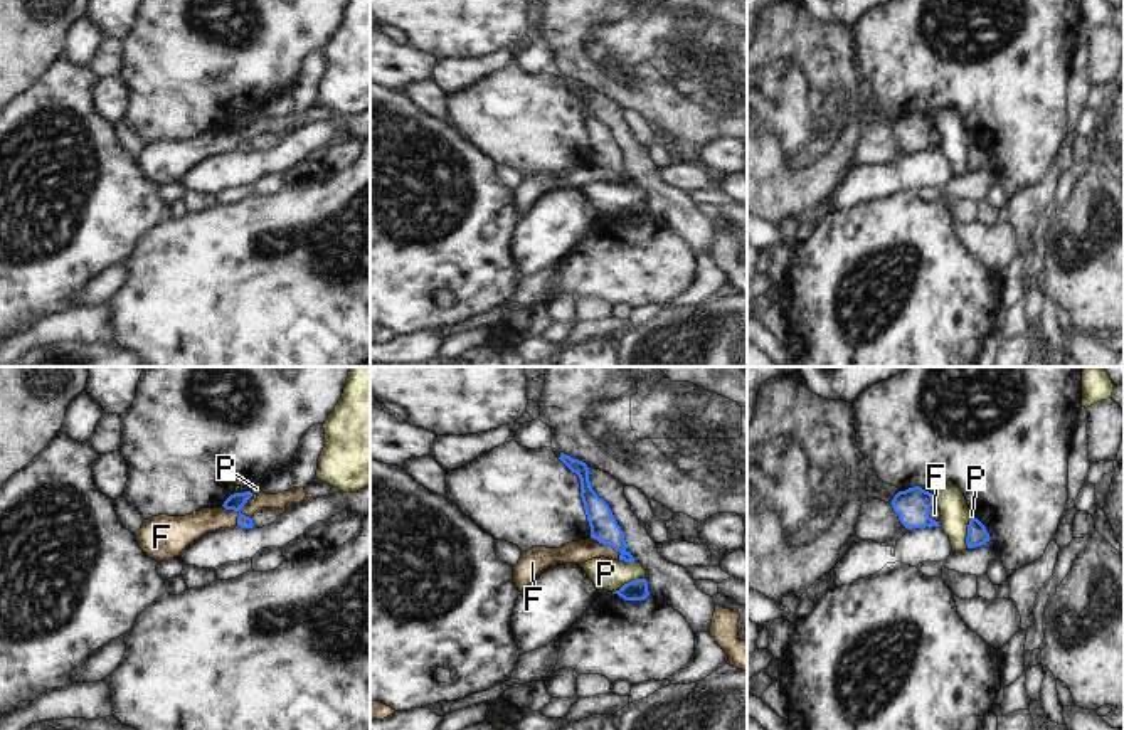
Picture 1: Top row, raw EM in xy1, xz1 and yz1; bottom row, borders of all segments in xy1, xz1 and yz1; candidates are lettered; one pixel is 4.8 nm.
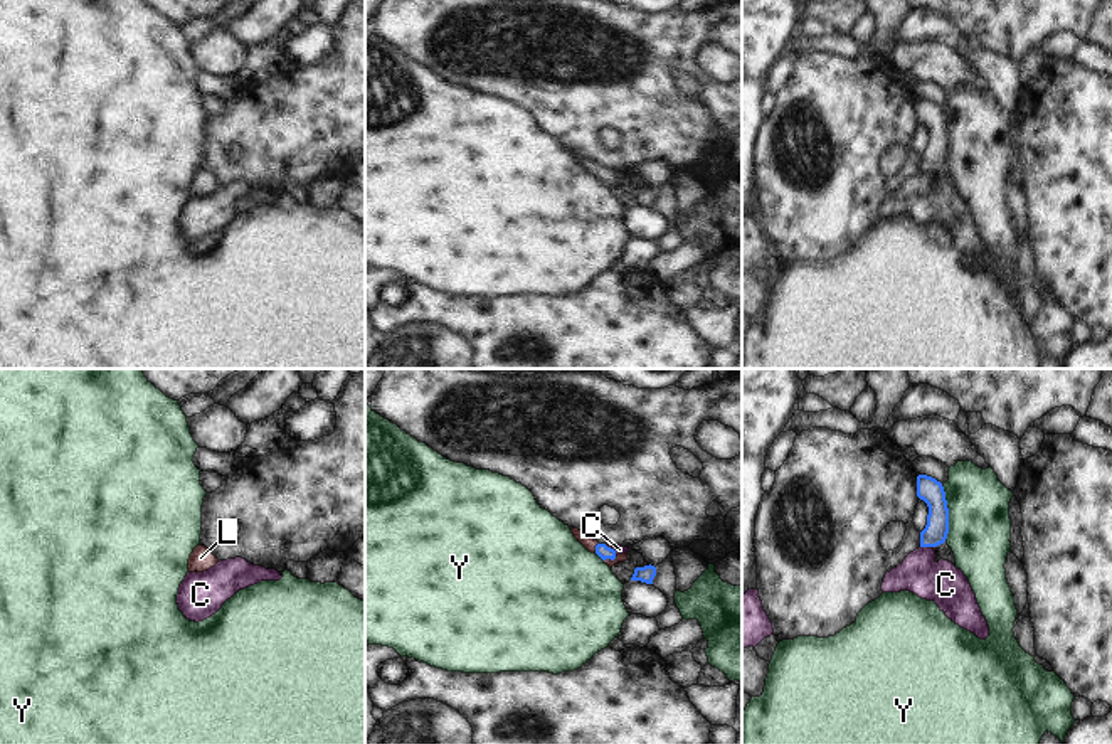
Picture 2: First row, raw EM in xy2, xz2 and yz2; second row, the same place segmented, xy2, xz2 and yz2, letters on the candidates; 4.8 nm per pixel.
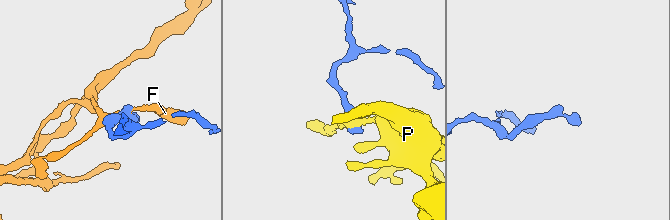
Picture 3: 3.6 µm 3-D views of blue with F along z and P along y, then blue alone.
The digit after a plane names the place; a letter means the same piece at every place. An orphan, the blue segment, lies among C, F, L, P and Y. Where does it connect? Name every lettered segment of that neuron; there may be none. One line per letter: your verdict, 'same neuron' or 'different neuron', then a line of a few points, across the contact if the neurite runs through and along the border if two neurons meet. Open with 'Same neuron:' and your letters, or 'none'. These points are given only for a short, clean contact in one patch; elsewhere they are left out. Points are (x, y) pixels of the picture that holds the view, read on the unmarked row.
Same neuron: L
C: different neuron; line yz2 (921, 169), (929, 170)
F: different neuron; line xy1 (251, 118), (241, 132), (236, 147)
L: same neuron; line xz2 (603, 174), (596, 170), (584, 162)
P: different neuron; line xz1 (645, 201), (628, 204), (613, 216)
Y: different neuron

